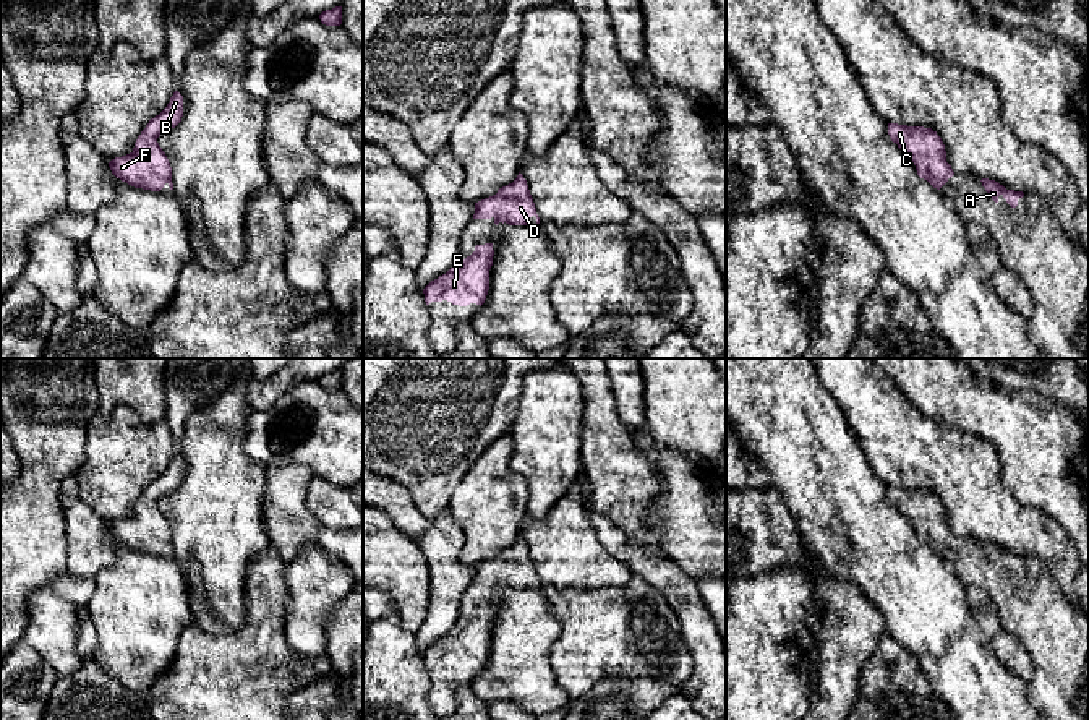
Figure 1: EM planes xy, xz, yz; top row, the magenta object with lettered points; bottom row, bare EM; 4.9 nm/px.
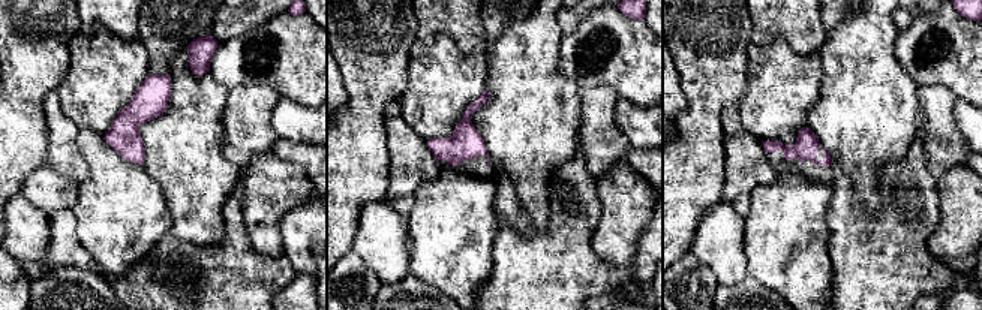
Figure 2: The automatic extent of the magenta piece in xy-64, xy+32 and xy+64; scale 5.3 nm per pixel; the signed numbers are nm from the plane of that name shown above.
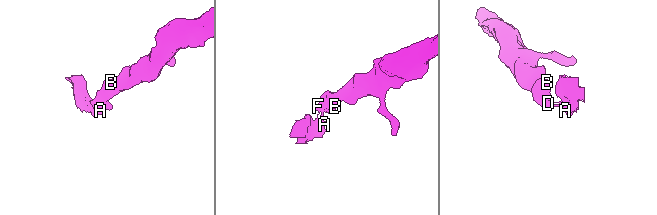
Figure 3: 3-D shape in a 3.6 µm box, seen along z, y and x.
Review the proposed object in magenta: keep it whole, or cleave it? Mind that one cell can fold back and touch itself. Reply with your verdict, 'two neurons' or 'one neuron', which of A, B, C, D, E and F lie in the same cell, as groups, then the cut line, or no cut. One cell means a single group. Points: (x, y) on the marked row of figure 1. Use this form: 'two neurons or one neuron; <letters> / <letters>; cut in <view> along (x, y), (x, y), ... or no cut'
one neuron; A B C D E F; no cut

